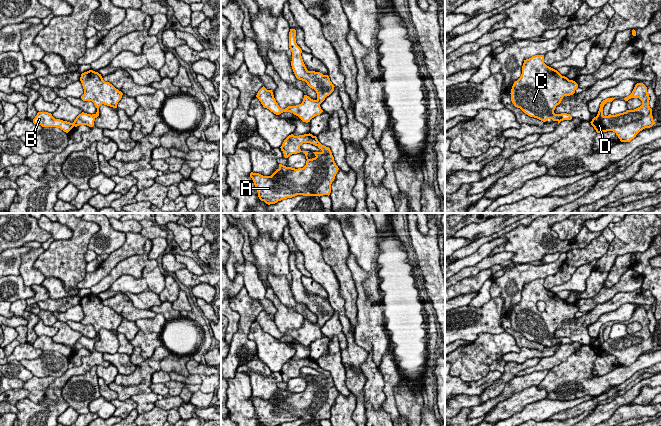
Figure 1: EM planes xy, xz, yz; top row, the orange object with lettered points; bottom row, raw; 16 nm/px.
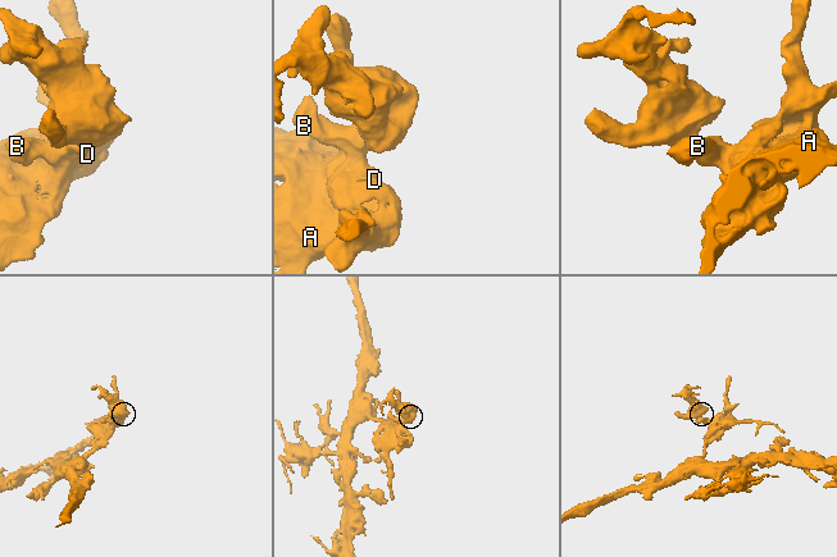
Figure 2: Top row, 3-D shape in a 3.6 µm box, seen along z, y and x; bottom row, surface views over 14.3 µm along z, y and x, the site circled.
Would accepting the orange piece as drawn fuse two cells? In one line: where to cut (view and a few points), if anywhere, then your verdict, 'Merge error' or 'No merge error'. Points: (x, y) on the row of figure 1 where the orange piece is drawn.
No split. No merge error

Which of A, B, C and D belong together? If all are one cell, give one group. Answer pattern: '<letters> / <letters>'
A B C D

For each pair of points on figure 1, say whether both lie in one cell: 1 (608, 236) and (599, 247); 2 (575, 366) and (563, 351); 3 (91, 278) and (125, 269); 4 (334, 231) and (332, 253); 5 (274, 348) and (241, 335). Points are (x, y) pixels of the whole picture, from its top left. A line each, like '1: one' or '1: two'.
1: one
2: two
3: two
4: one
5: two

